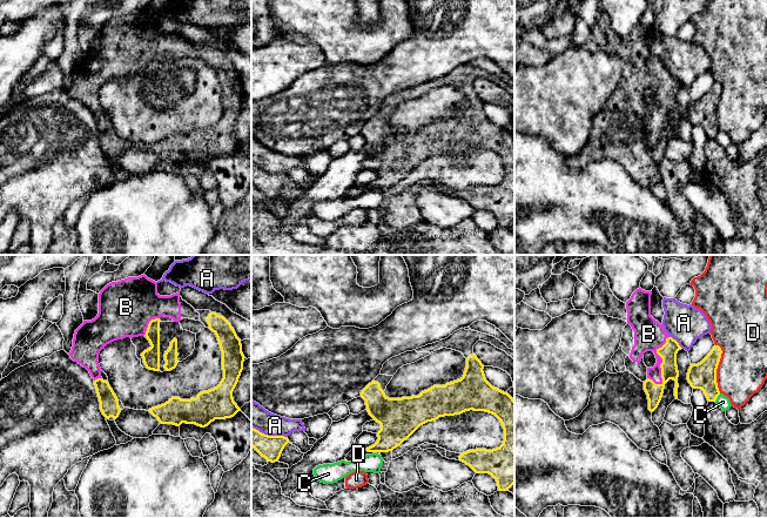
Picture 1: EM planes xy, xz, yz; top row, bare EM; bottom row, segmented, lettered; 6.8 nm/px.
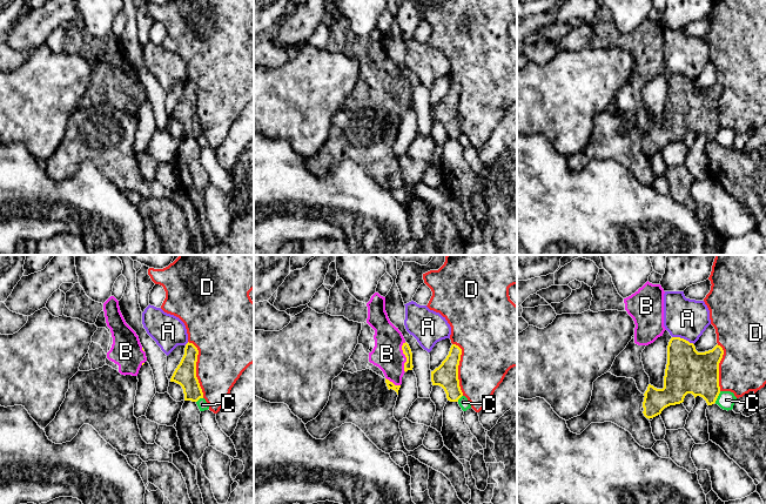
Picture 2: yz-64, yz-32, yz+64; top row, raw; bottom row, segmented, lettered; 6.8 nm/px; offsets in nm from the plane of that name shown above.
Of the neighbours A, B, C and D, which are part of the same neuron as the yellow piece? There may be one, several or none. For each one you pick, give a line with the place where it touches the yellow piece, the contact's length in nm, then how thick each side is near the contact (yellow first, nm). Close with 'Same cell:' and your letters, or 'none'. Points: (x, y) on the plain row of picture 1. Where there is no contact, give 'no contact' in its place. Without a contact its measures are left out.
B: meets yellow in yz at (663, 99); contact 340 nm long; 120 nm thick on the yellow side, 200 nm on the other
Same cell: B

